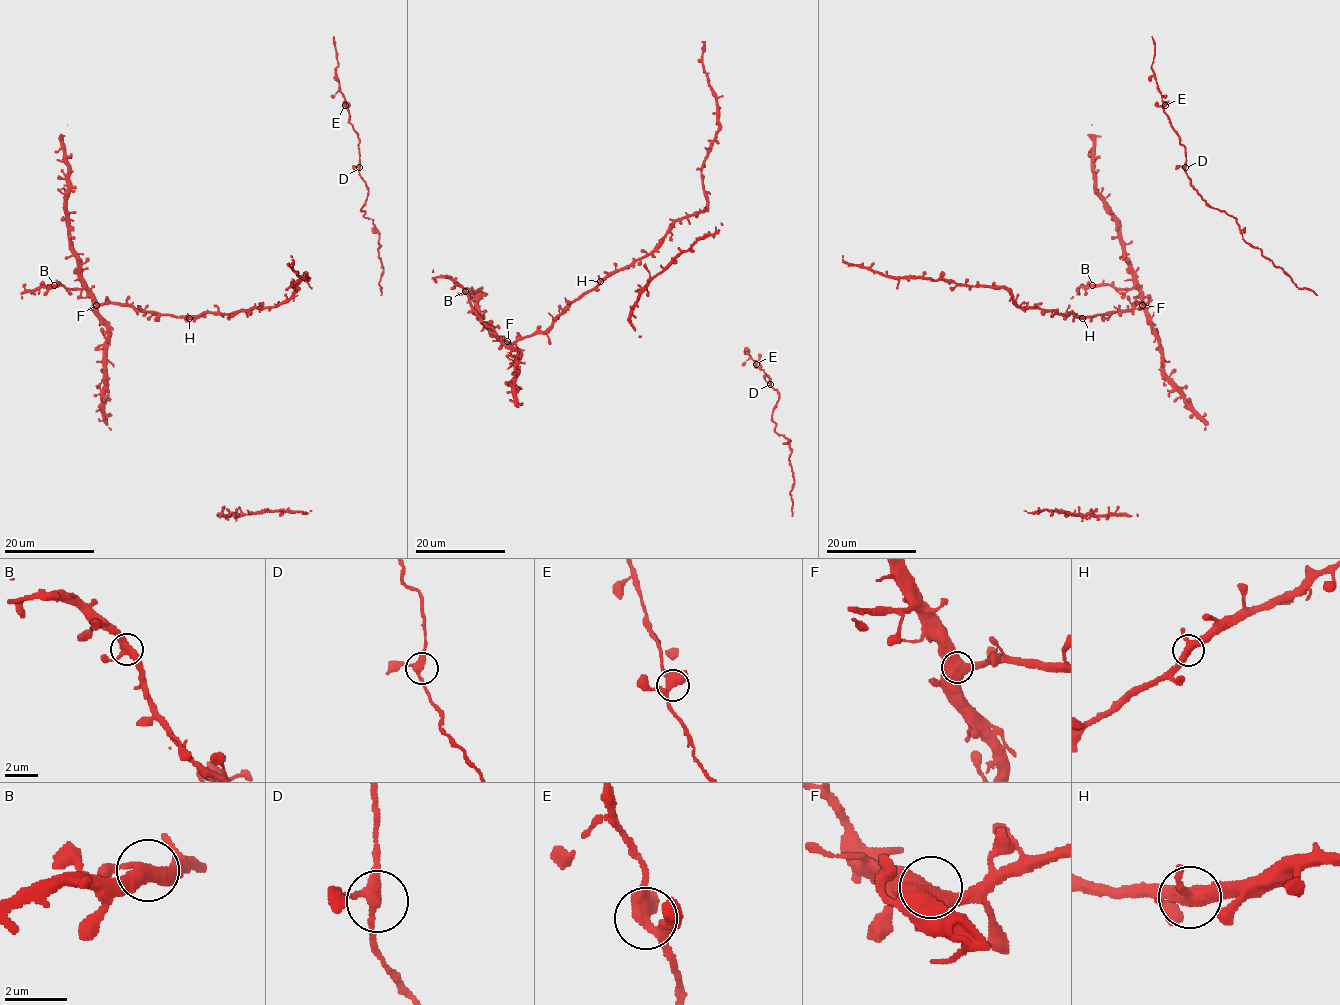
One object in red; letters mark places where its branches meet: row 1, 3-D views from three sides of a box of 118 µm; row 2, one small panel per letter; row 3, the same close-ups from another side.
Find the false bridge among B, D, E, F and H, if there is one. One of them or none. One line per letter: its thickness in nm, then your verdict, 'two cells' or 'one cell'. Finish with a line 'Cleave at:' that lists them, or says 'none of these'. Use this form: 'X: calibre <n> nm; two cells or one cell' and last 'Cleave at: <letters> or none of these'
B: calibre 400 nm; one cell
D: calibre 300 nm; one cell
E: calibre 440 nm; one cell
F: calibre 550 nm; one cell
H: calibre 380 nm; one cell
Cleave at: none of these

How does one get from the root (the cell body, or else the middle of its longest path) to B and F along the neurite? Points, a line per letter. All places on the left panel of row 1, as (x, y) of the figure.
B: (179, 317), (153, 314), (128, 305), (99, 303), (87, 288), (54, 285)
F: (179, 317), (153, 314), (114, 303), (97, 304)

